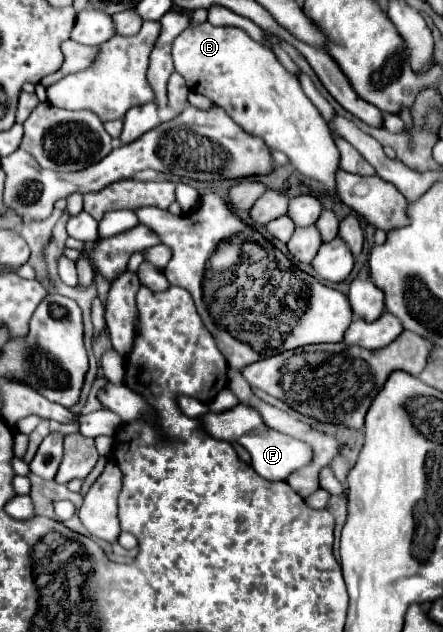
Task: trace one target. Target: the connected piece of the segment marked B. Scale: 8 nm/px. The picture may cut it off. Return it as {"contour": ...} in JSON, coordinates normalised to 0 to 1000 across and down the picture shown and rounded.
{"contour":[[[429,35],[429,41],[393,63],[388,92],[393,92],[397,114],[415,120],[429,142],[474,152],[474,158],[483,158],[497,171],[506,171],[515,184],[524,184],[524,190],[533,190],[555,209],[587,215],[605,234],[641,241],[677,275],[718,285],[740,301],[745,310],[758,307],[754,272],[763,269],[763,234],[754,228],[745,199],[736,196],[718,171],[682,146],[673,123],[632,101],[632,95],[614,79],[569,63],[546,44],[479,41],[474,35],[456,35],[456,38]]]}

